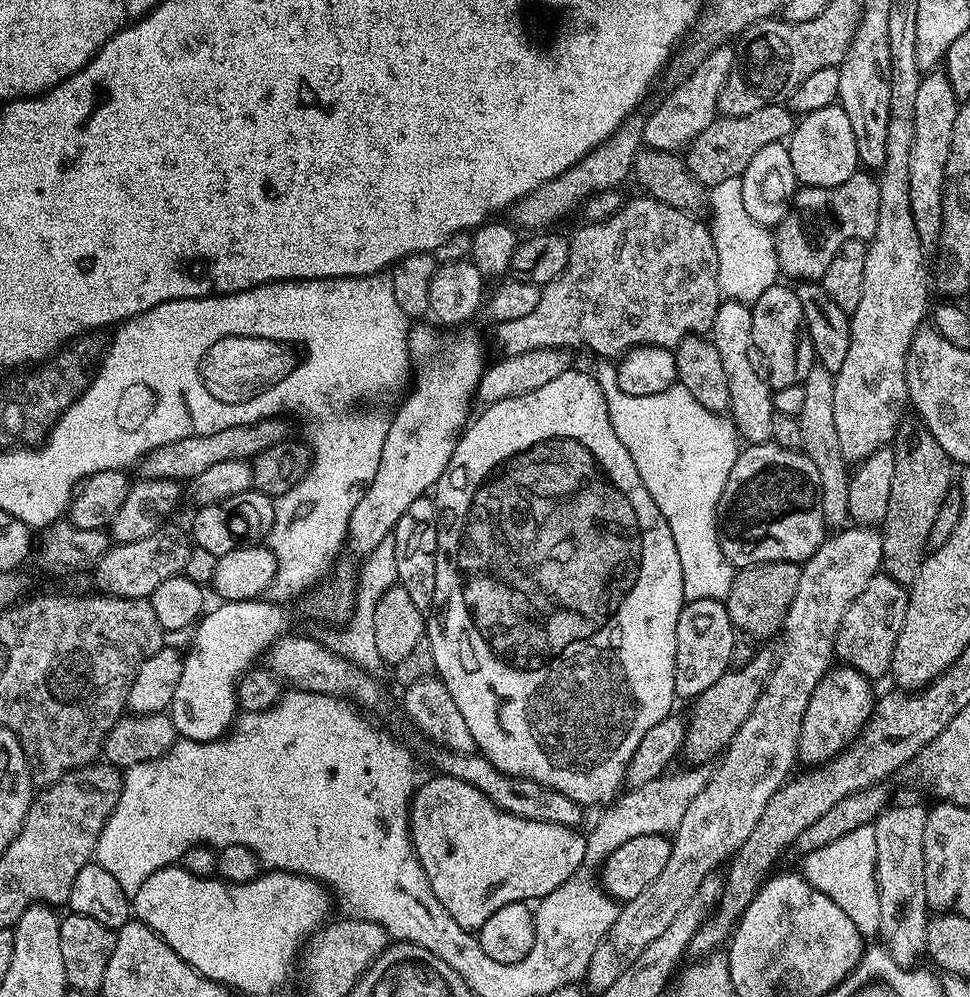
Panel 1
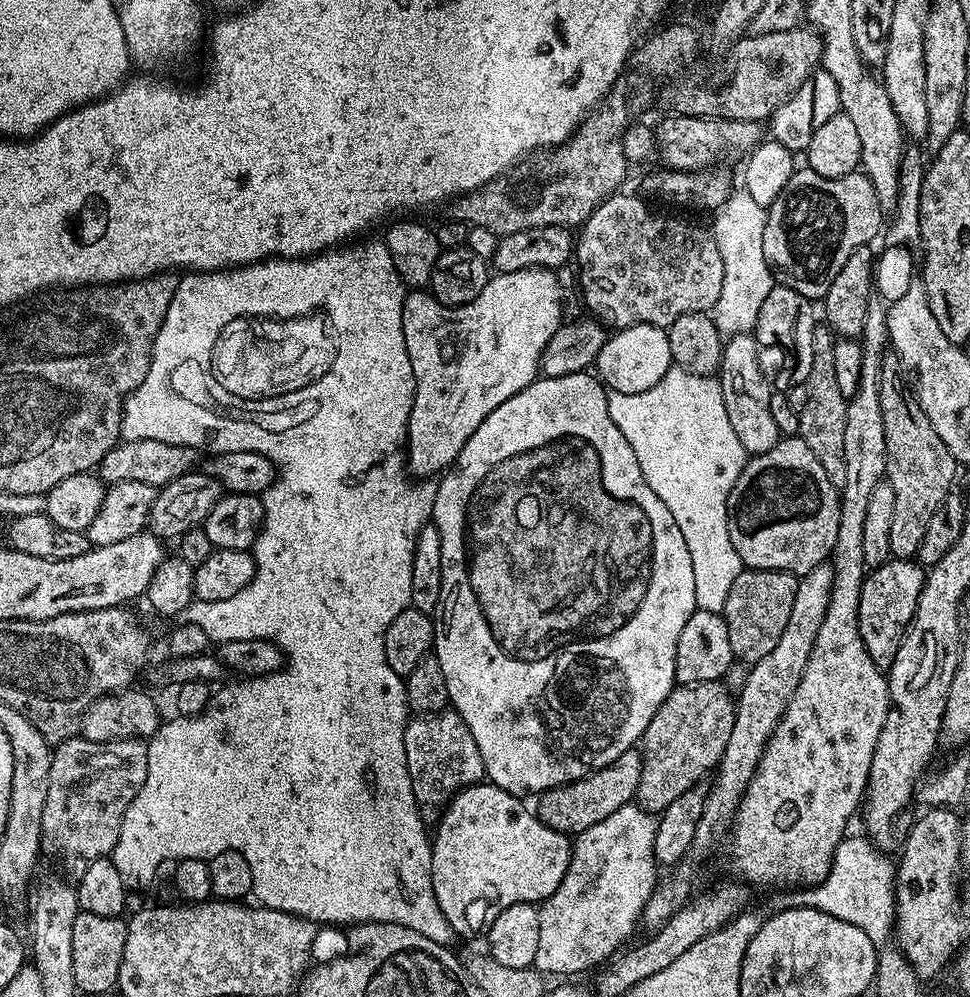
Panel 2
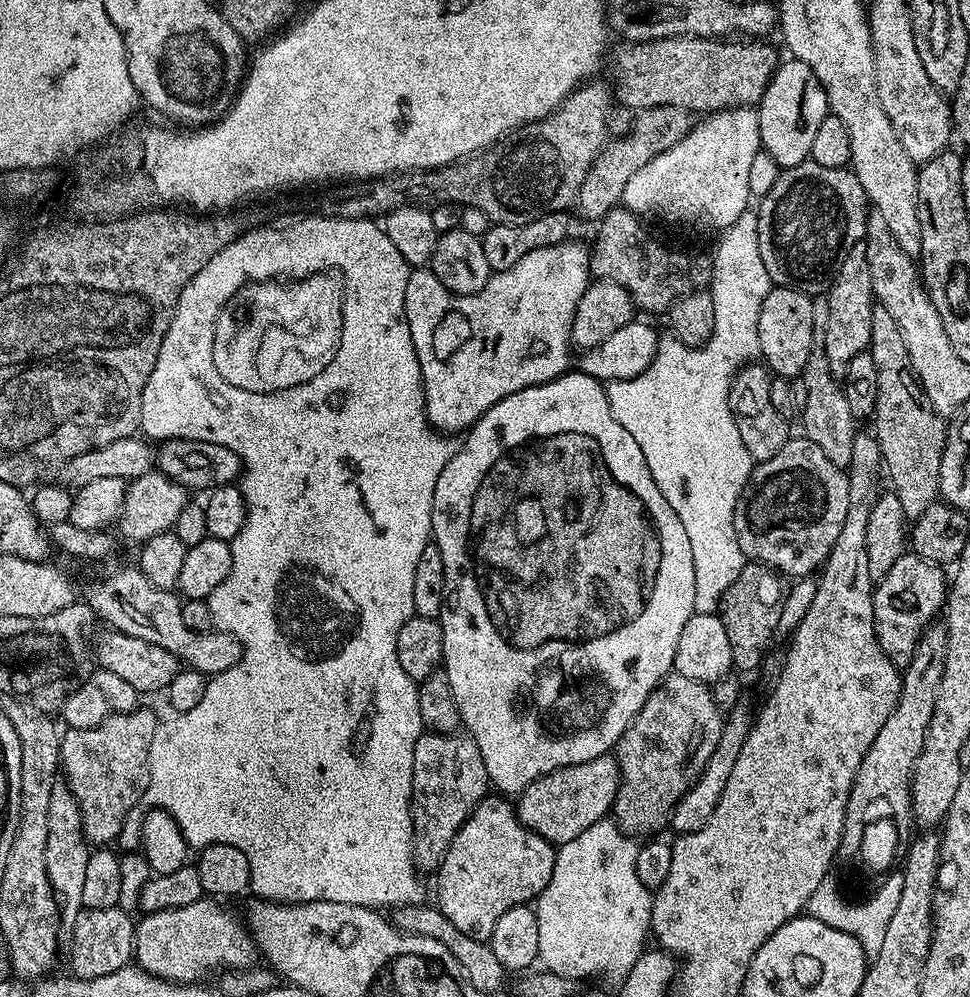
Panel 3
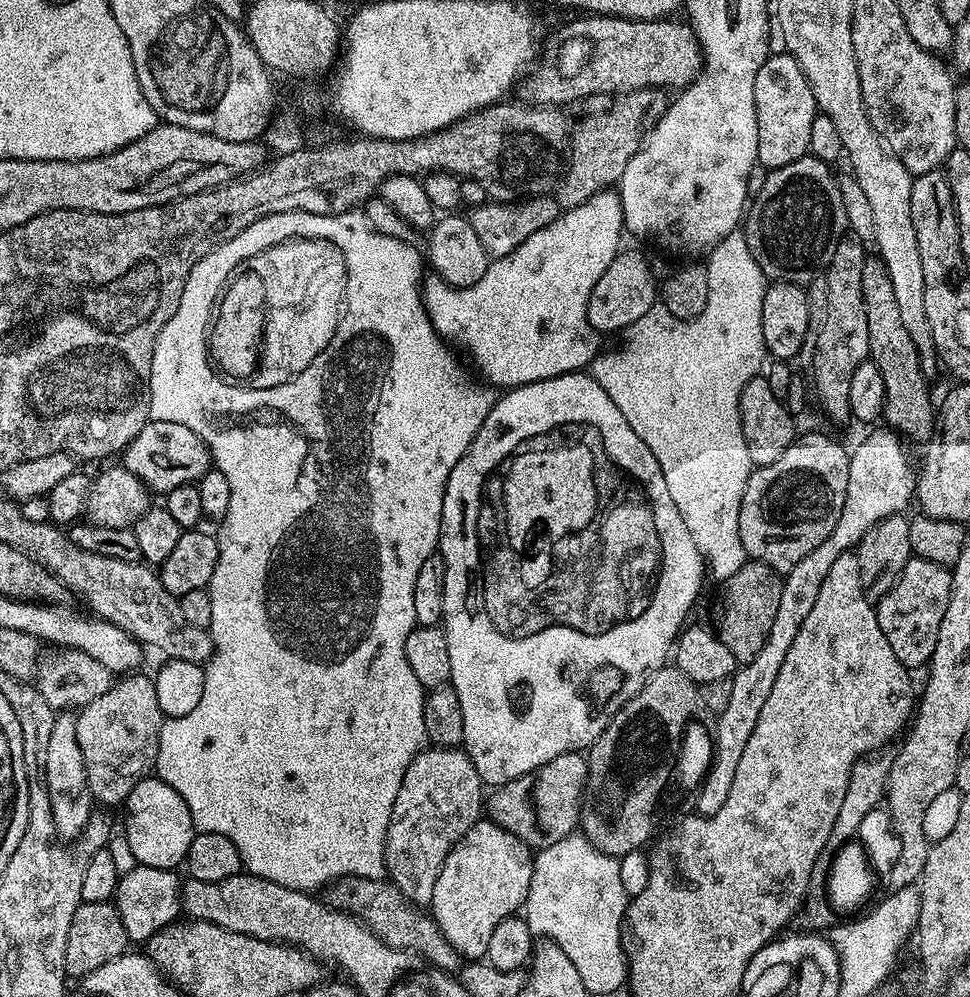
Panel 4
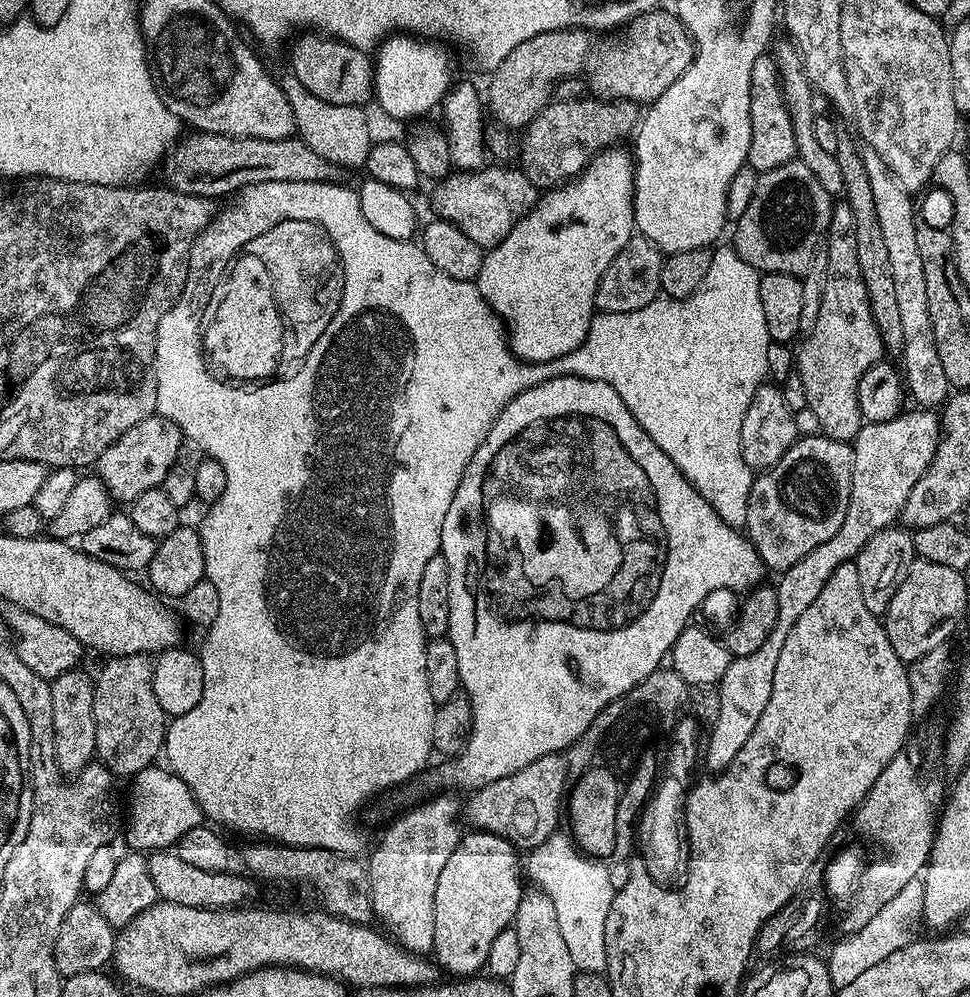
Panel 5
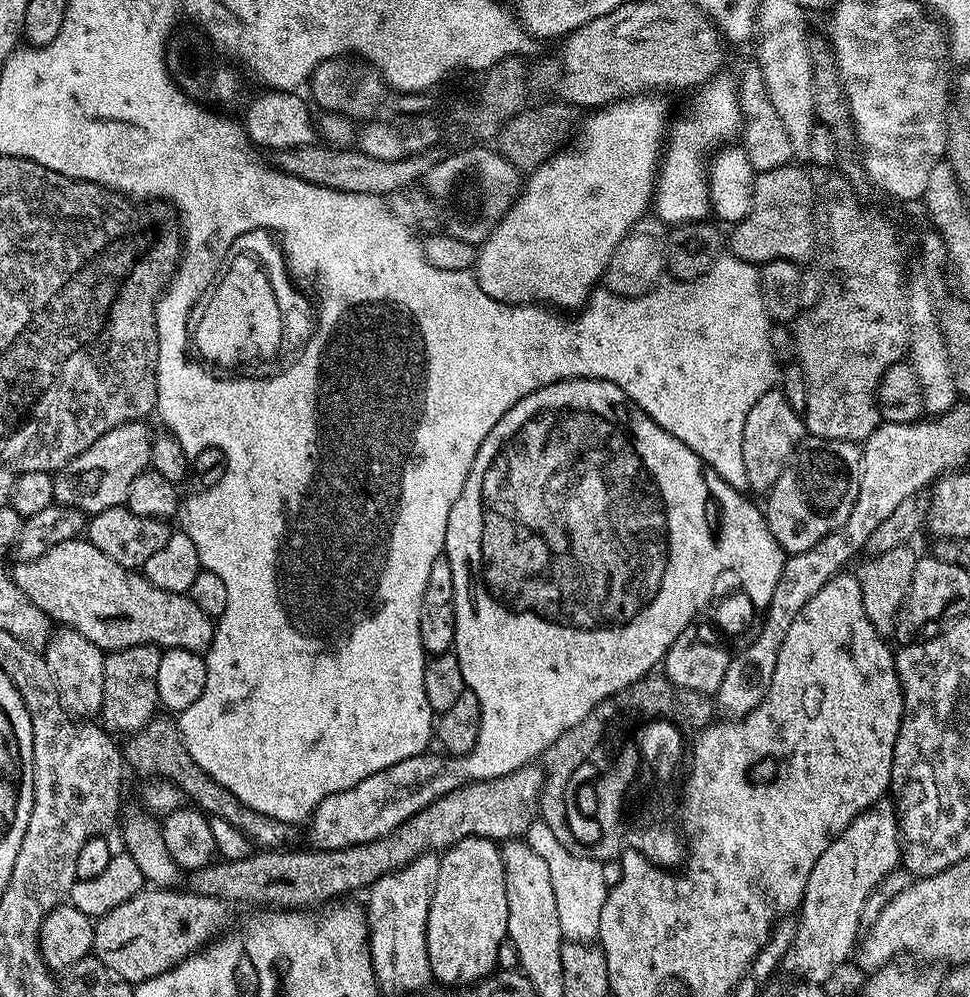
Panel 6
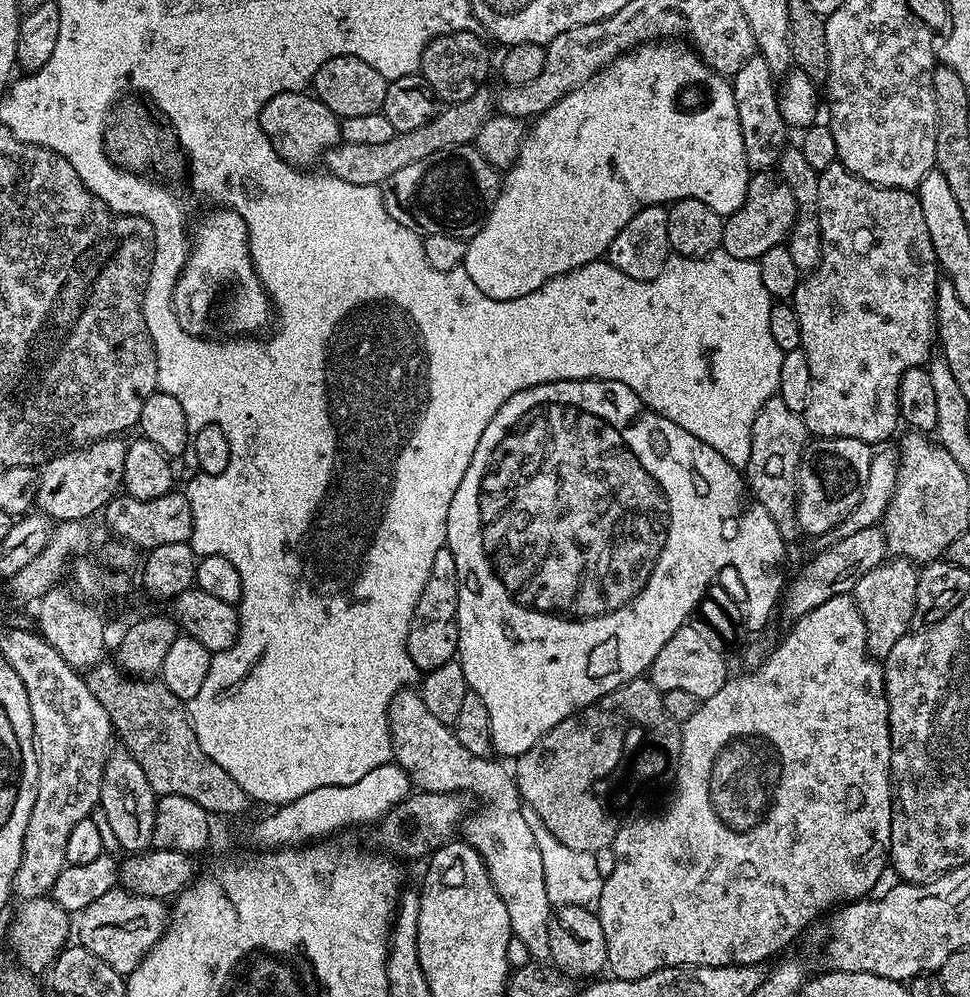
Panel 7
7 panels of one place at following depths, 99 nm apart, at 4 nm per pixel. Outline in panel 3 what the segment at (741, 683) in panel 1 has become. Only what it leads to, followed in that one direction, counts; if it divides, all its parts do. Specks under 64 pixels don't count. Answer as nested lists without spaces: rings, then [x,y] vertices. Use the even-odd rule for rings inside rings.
[[[665,676],[664,683],[646,698],[642,710],[616,743],[620,789],[610,813],[614,823],[636,838],[663,833],[660,831],[669,827],[677,802],[690,787],[687,768],[699,769],[714,754],[715,740],[722,738],[725,719],[725,713],[714,706],[709,685],[685,676]]]

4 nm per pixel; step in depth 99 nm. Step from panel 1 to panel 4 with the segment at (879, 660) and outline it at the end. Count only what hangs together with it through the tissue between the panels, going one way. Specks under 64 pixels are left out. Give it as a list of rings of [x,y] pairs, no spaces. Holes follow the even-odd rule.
[[[913,558],[906,562],[895,586],[875,605],[878,626],[882,626],[886,642],[890,642],[898,662],[908,669],[923,669],[931,661],[938,642],[938,626],[942,626],[951,593],[952,573],[945,565]]]

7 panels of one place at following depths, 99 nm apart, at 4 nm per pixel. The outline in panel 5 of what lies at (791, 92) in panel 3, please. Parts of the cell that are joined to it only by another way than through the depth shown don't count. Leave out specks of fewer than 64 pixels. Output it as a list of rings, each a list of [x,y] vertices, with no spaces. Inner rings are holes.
[[[775,55],[760,56],[758,62],[754,62],[754,70],[750,70],[750,150],[747,163],[747,167],[757,174],[797,159],[794,124],[783,92]]]

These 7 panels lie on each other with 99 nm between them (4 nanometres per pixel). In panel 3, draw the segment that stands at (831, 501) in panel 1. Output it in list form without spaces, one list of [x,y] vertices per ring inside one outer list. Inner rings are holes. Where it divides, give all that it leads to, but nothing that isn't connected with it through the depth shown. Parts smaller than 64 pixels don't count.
[[[814,320],[814,334],[810,338],[810,358],[803,371],[803,379],[806,382],[806,410],[802,413],[803,435],[810,442],[814,442],[814,446],[818,446],[818,450],[822,450],[822,454],[826,454],[830,462],[834,462],[834,466],[847,469],[852,453],[852,443],[858,434],[857,421],[846,403],[846,394],[841,381],[831,374],[826,374],[827,363],[826,324],[820,324],[820,320]]]

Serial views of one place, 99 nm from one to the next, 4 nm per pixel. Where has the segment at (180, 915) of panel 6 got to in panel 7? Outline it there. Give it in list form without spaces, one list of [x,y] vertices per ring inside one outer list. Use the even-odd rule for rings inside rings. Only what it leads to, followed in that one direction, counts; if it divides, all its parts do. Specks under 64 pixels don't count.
[[[115,888],[102,894],[77,915],[74,936],[77,943],[127,976],[167,931],[169,919],[170,912],[163,901],[148,895],[134,895],[125,888]]]

